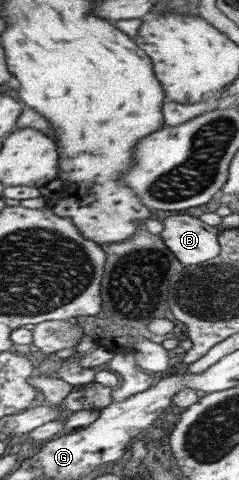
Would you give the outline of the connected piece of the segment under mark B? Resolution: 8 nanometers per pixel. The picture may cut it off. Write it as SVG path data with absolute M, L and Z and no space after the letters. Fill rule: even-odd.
M171 215L161 223L161 241L183 266L217 257L220 249L217 227L209 226L189 215Z

